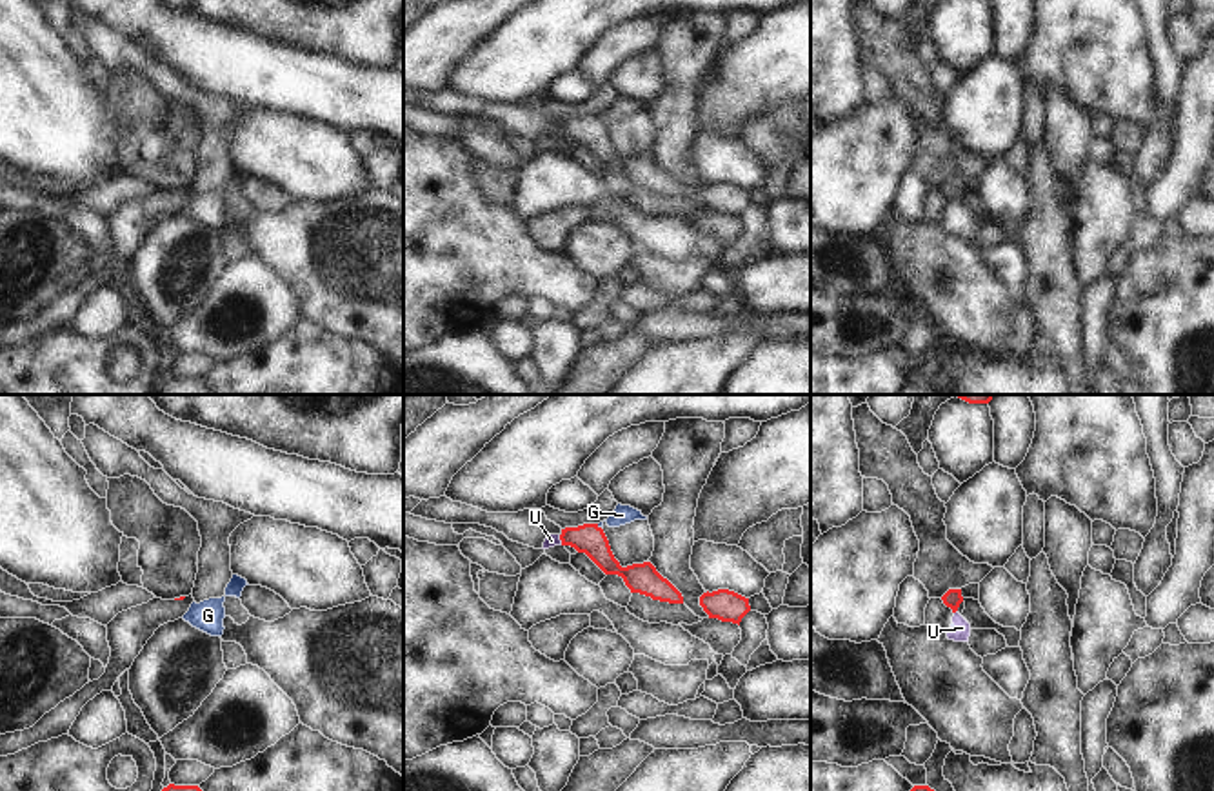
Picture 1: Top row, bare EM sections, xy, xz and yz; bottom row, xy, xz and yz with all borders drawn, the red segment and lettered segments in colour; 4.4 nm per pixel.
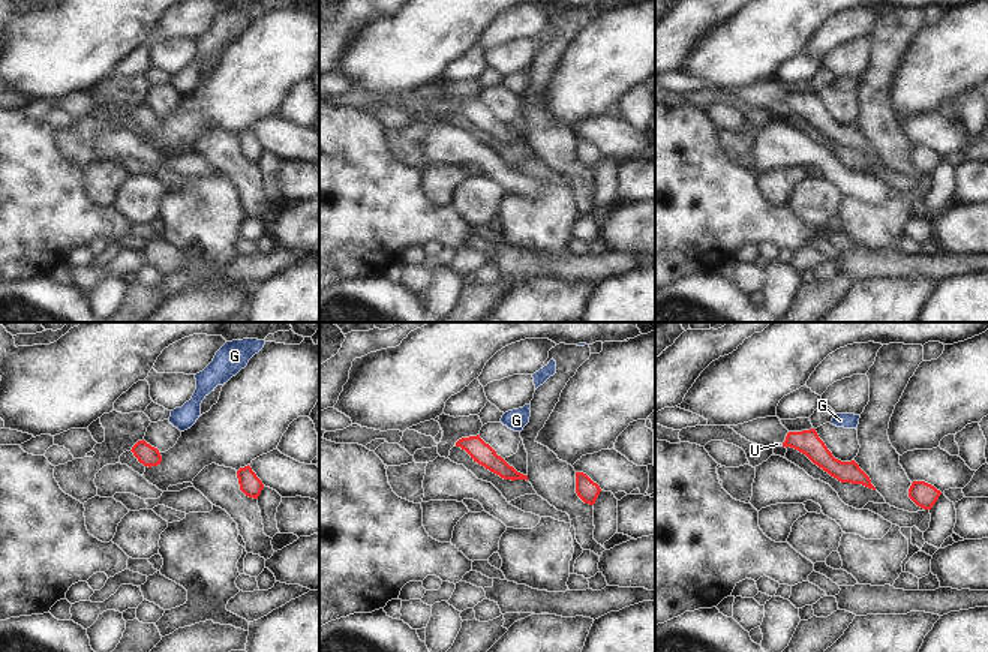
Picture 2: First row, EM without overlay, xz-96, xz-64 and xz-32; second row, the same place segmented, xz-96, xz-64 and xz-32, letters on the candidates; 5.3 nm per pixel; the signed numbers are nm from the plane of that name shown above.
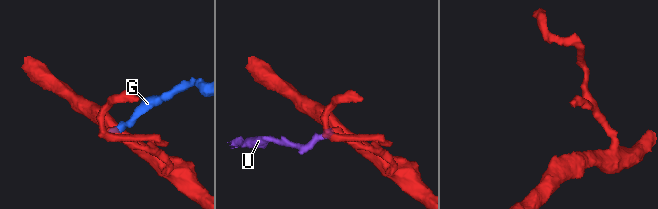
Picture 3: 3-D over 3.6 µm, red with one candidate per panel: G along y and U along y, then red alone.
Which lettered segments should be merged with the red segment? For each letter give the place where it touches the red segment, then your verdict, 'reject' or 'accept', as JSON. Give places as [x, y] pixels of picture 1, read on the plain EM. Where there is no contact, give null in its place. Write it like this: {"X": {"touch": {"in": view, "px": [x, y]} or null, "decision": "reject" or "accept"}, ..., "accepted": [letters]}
{"G": {"touch": {"in": "xz", "px": [597, 119]}, "decision": "reject"}, "U": {"touch": {"in": "xz", "px": [560, 131]}, "decision": "reject"}, "accepted": []}

